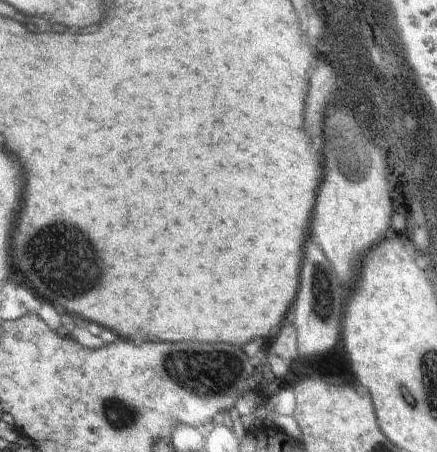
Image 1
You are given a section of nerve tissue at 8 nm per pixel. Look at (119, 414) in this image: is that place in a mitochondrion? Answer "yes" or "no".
yes

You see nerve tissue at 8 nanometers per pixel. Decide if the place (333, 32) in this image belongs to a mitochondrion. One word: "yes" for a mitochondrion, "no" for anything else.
yes

